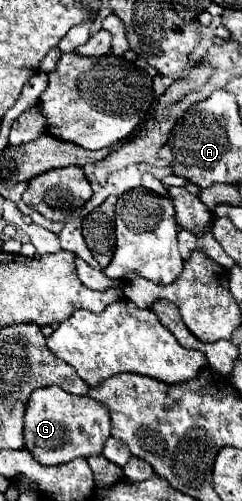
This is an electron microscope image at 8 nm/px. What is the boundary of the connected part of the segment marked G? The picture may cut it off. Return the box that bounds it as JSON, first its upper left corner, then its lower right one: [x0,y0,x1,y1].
[24,386,110,464]

